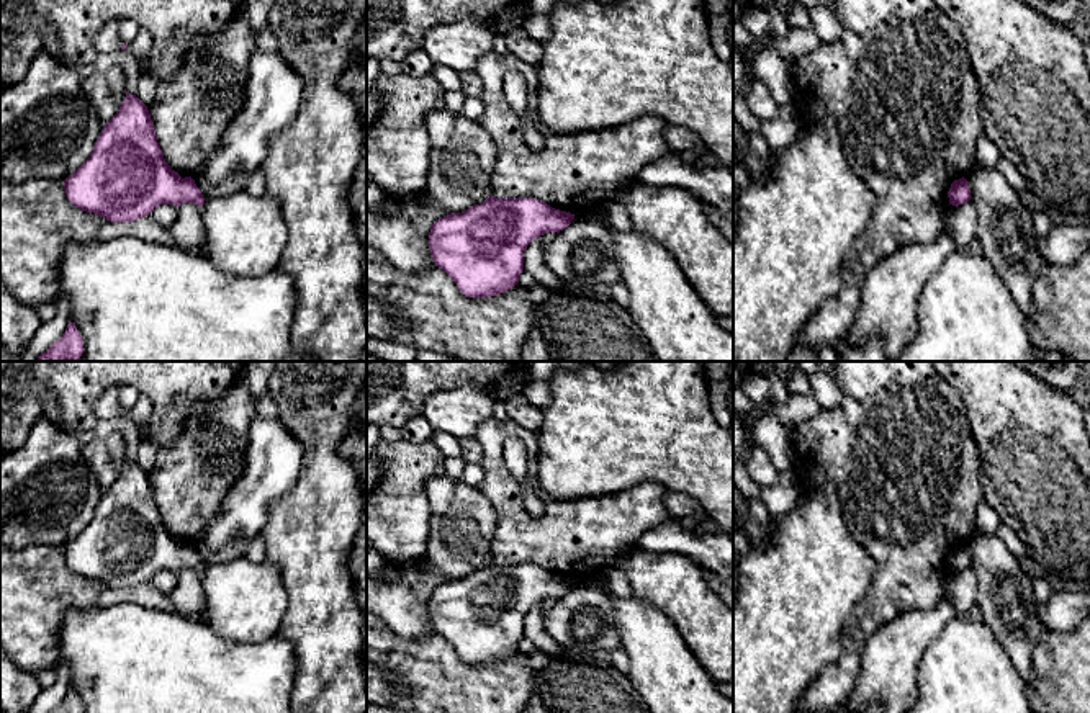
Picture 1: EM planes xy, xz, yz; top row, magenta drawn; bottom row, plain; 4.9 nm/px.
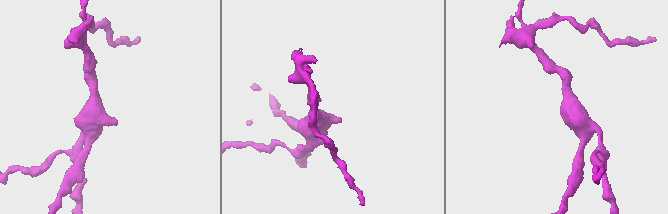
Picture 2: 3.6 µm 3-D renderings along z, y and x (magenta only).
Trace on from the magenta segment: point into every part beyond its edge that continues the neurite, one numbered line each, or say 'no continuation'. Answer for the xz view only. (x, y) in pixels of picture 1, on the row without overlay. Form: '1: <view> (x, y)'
no continuation

